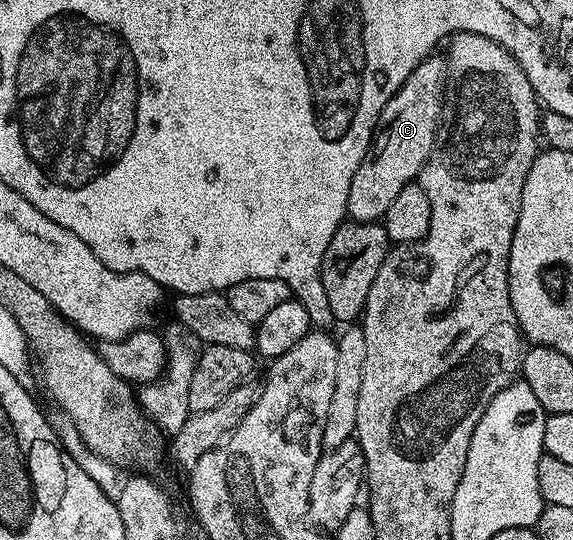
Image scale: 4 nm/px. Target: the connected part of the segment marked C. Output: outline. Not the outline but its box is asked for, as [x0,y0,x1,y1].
[348,55,446,221]

